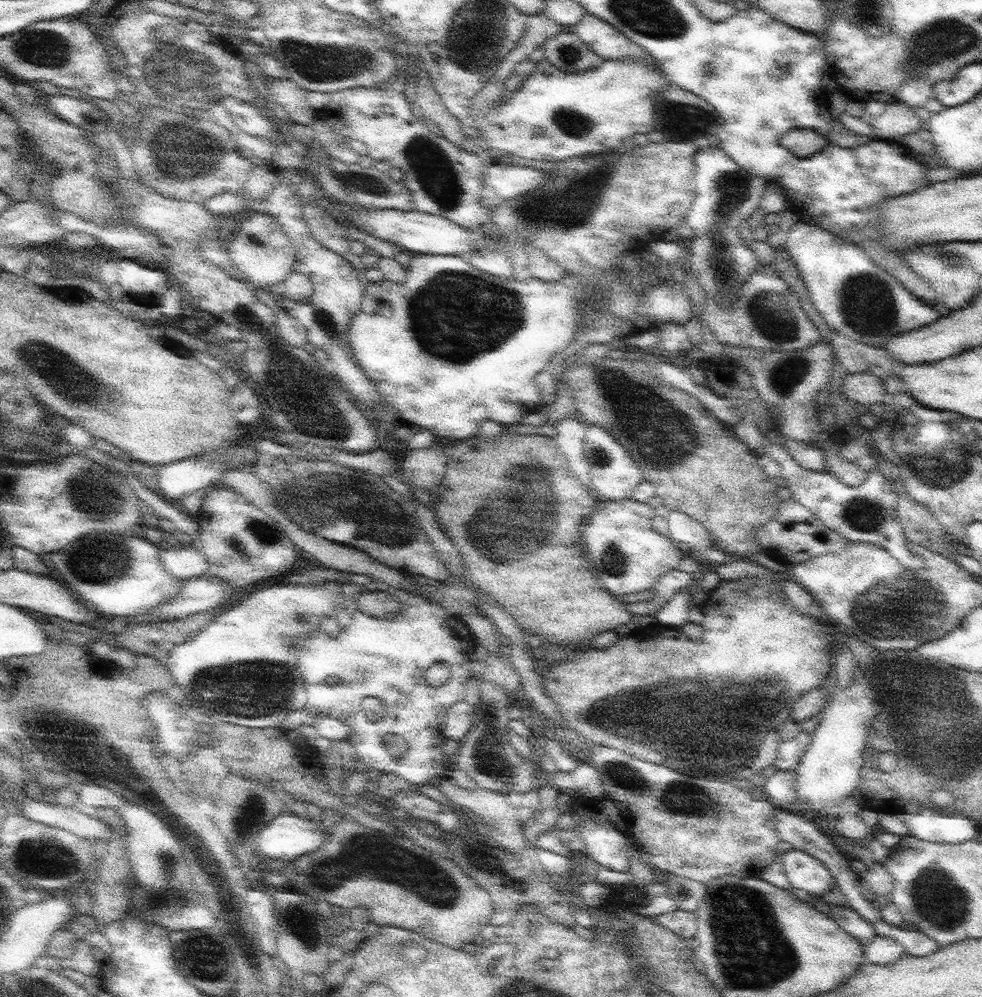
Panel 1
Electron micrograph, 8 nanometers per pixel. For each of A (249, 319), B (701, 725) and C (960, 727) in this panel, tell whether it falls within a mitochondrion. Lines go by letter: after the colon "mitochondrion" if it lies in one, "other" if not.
A: mitochondrion
B: mitochondrion
C: mitochondrion

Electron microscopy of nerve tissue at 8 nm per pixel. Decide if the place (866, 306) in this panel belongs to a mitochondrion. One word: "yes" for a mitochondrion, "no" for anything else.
yes

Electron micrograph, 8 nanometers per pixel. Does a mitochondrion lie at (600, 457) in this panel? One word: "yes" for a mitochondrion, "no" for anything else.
yes

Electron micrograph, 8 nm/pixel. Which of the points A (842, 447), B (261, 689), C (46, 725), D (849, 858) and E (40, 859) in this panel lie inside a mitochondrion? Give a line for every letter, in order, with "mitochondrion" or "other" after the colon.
A: other
B: mitochondrion
C: other
D: other
E: mitochondrion

